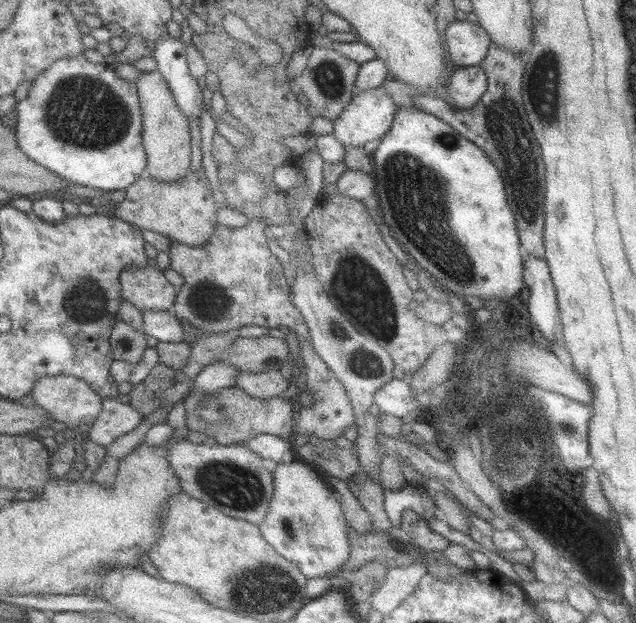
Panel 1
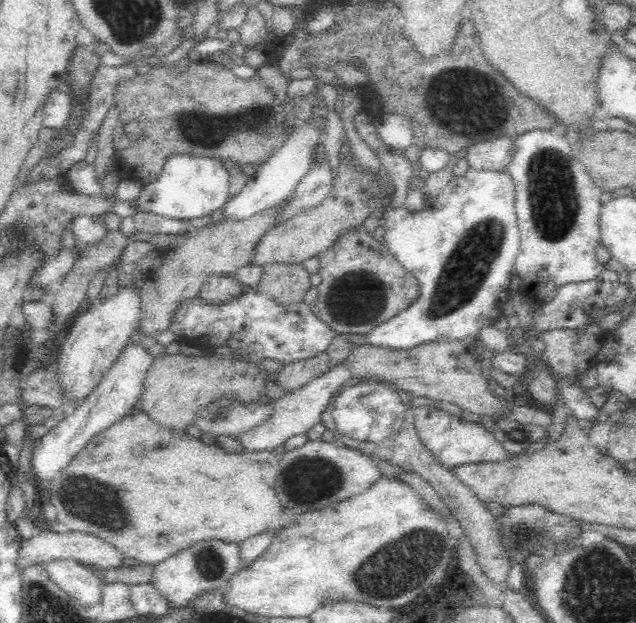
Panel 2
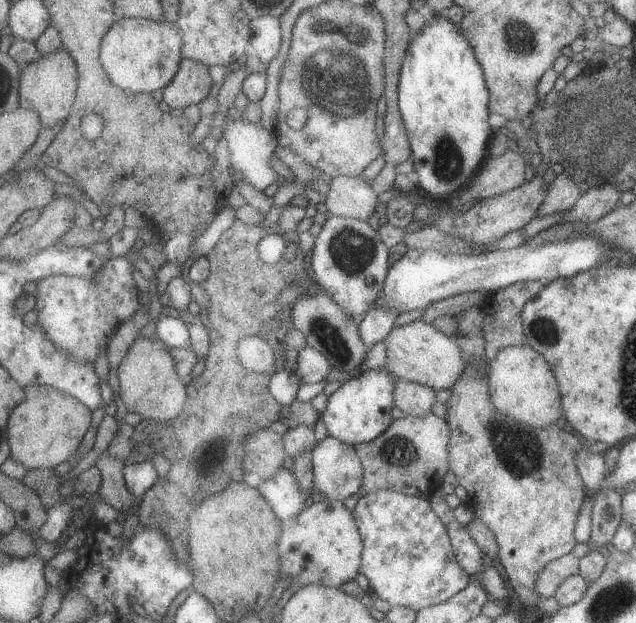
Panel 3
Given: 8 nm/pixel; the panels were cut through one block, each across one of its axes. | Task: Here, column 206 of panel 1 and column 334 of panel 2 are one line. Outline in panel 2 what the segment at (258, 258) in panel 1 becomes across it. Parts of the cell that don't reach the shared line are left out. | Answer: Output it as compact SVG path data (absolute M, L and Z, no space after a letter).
M364 225L342 234L326 252L318 254L321 283L312 310L337 334L364 334L367 330L390 320L393 316L412 306L420 296L420 285L416 276L409 272L395 257L382 240L374 239Z

